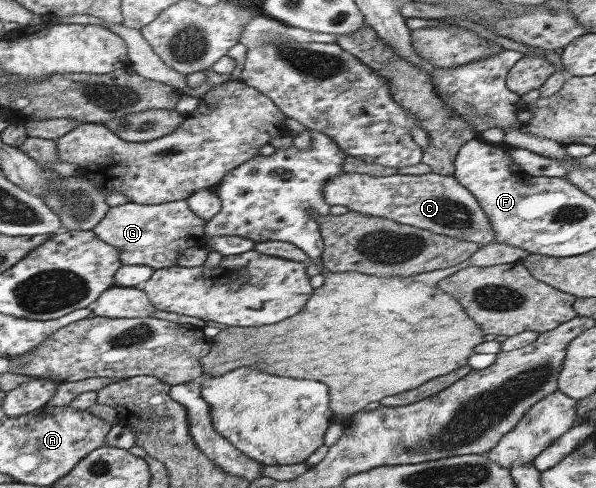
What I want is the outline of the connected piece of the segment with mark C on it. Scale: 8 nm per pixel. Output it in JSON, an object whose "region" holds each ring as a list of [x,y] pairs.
{"region":[[[353,172],[341,173],[324,185],[325,201],[331,205],[342,205],[349,210],[395,223],[437,232],[479,246],[497,242],[488,215],[480,207],[475,196],[465,188],[455,175],[399,175],[374,177]]]}

